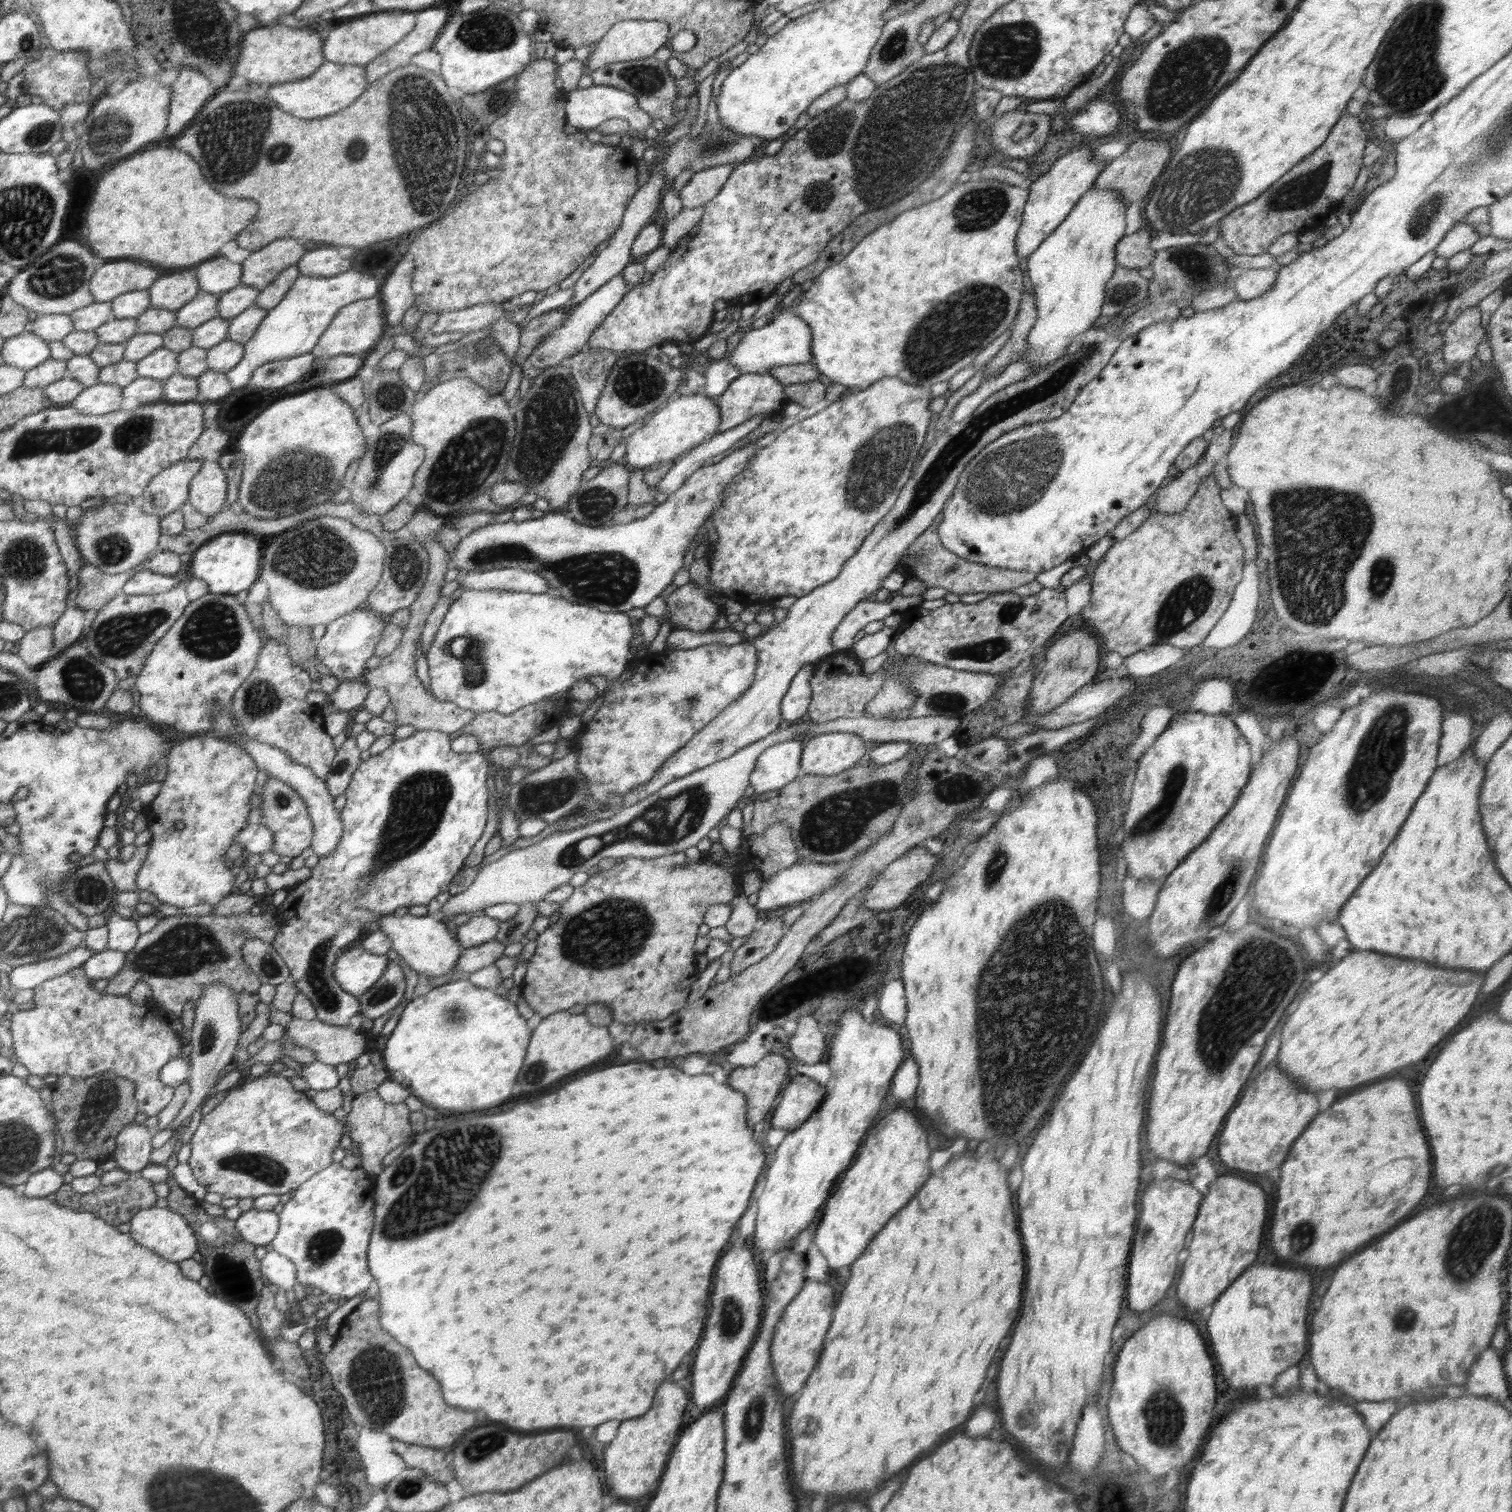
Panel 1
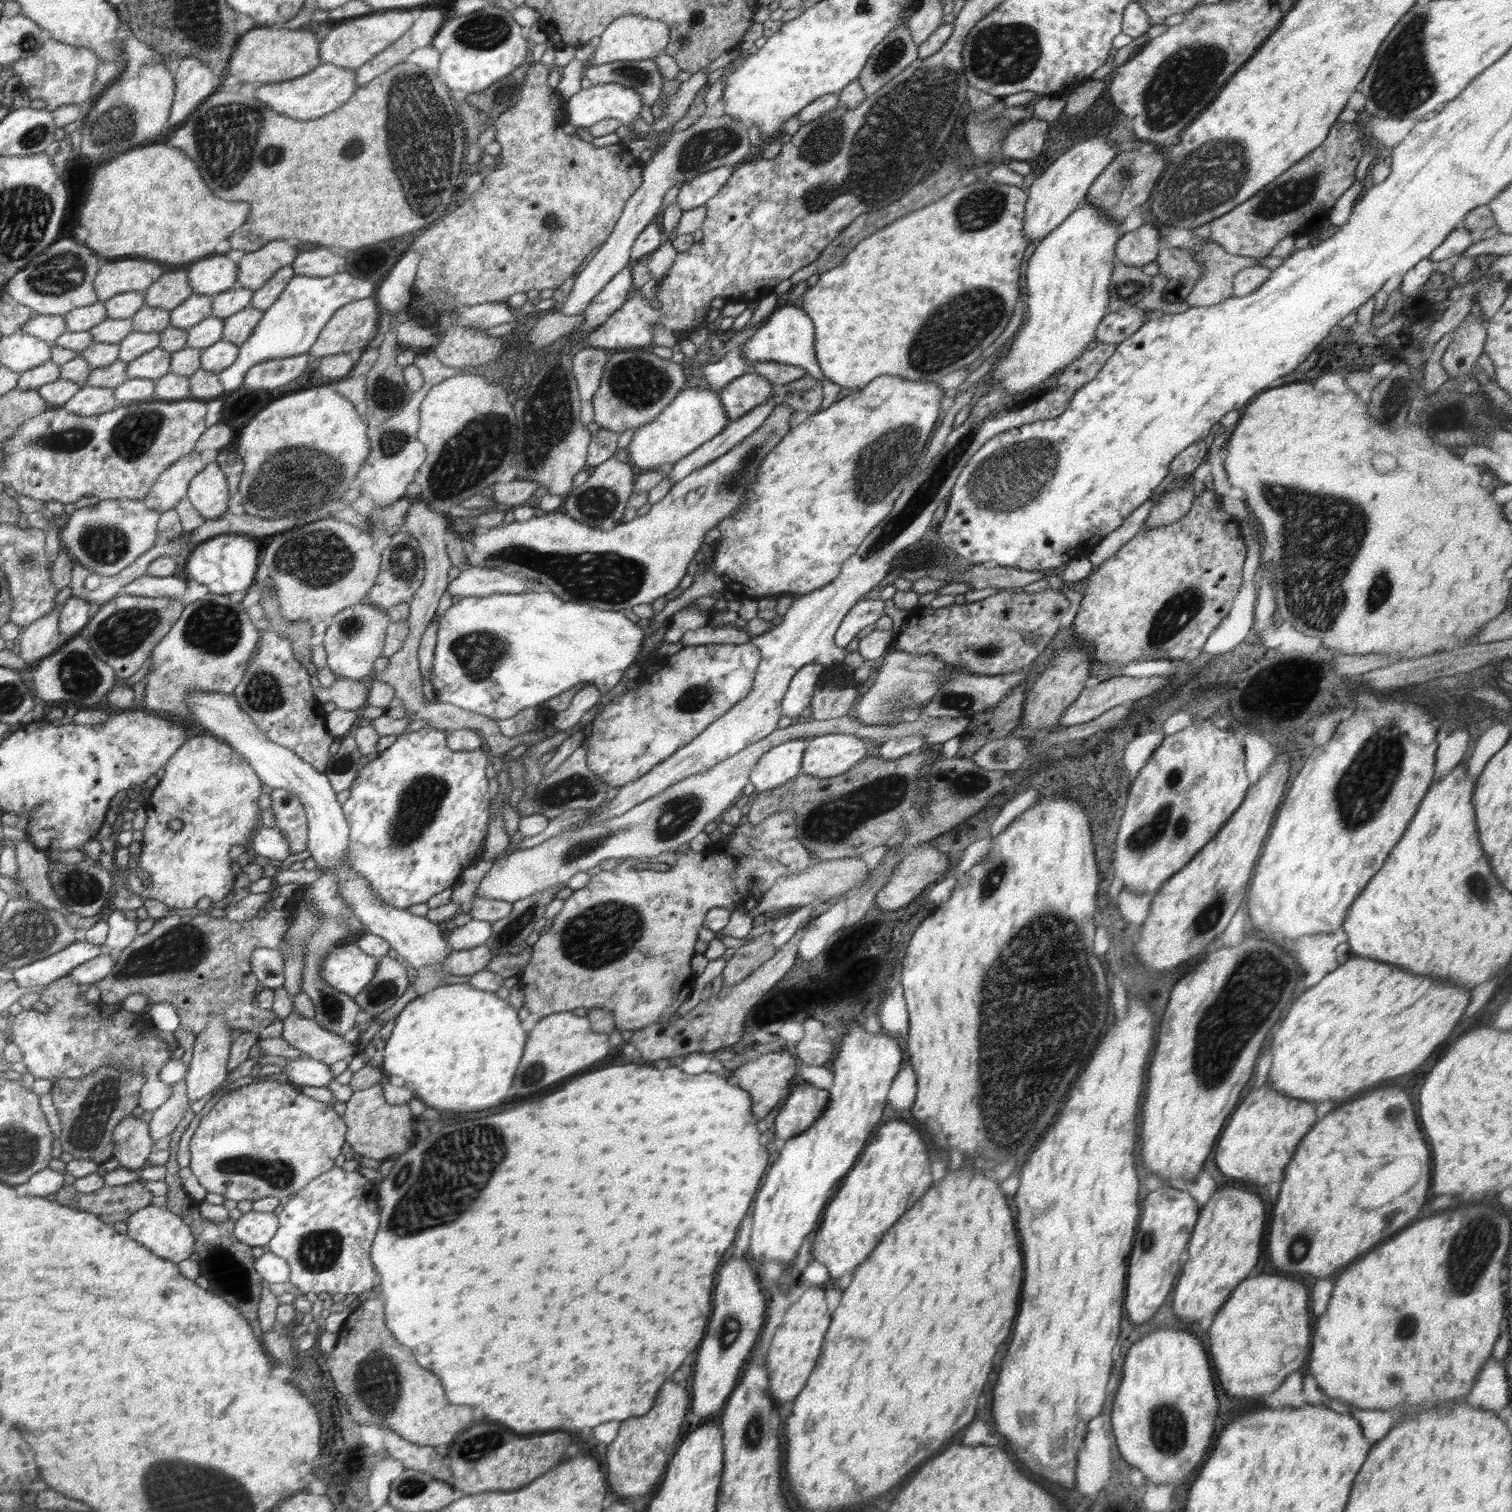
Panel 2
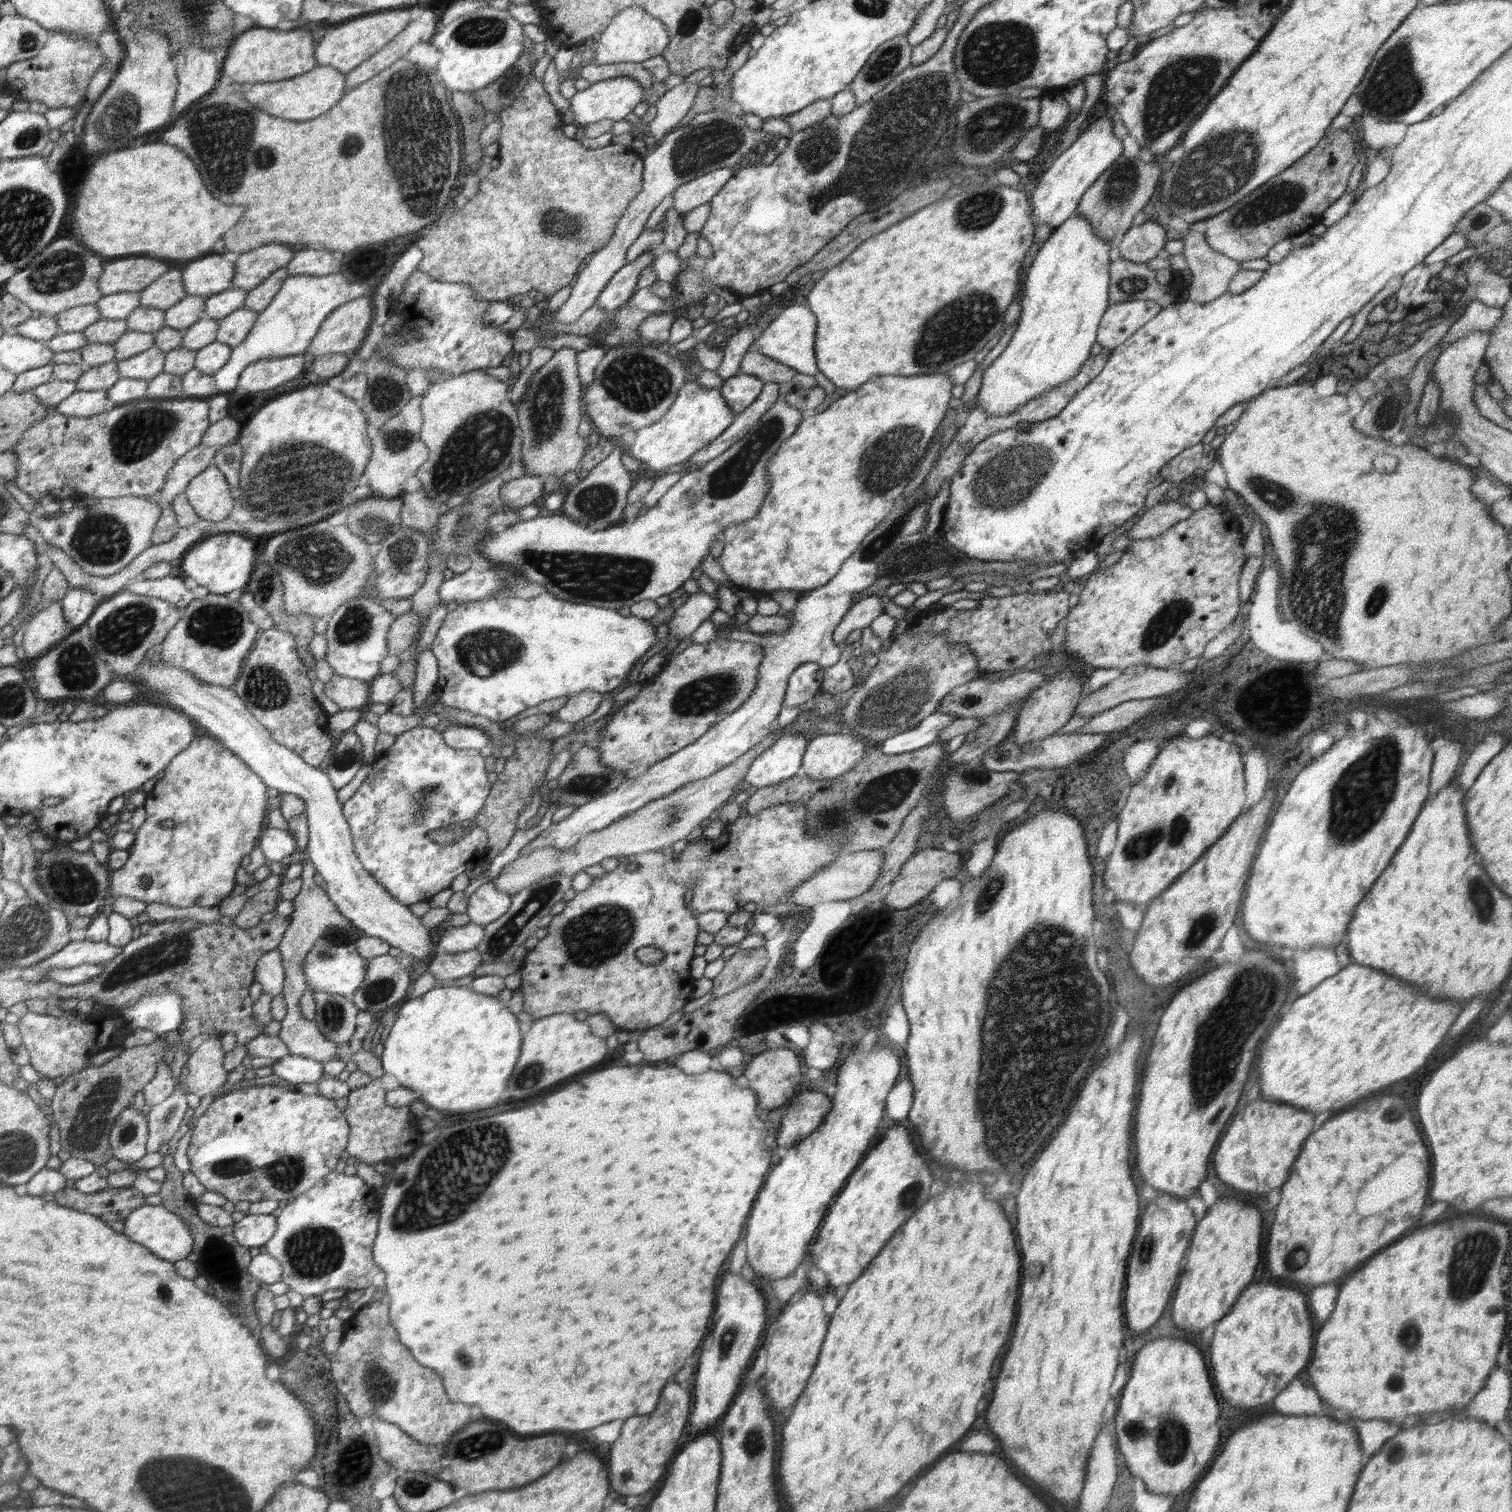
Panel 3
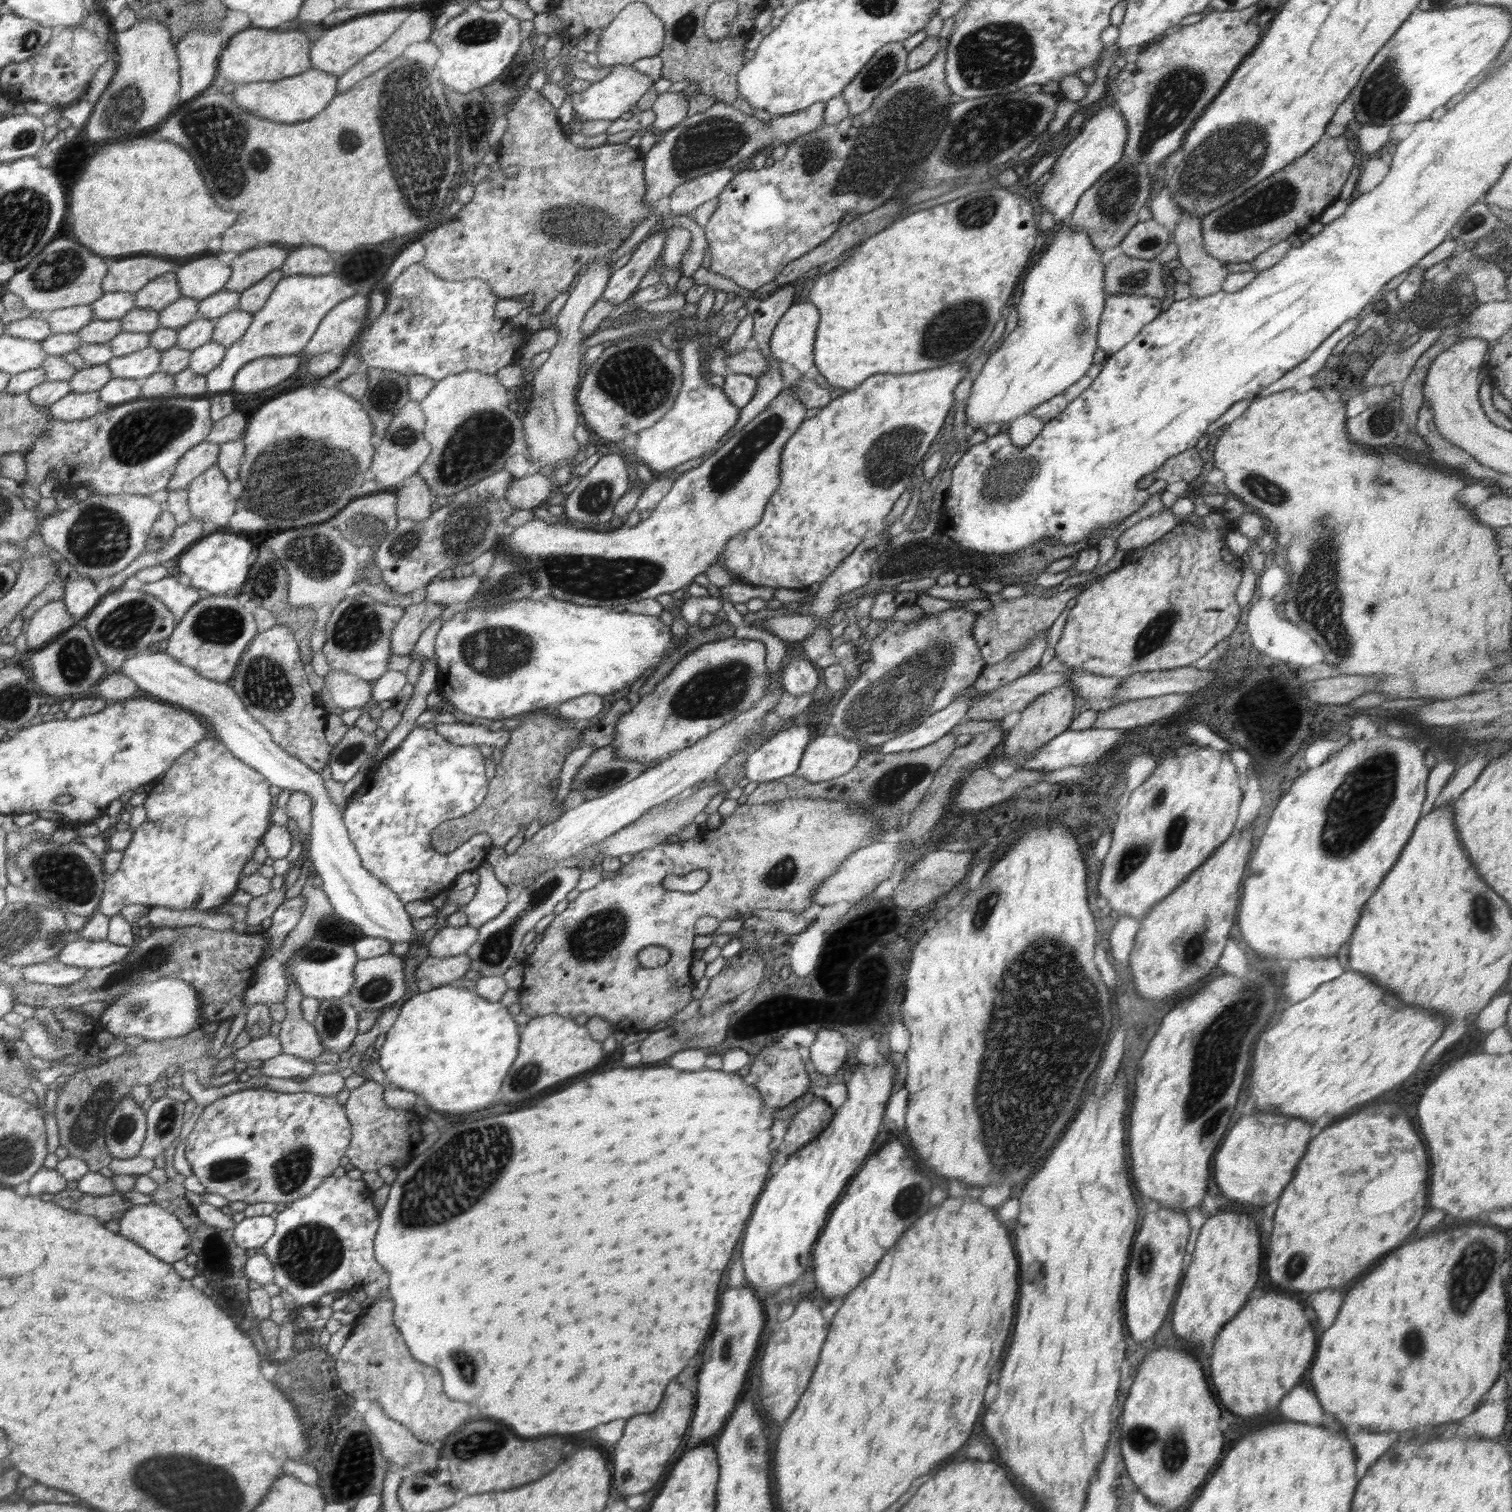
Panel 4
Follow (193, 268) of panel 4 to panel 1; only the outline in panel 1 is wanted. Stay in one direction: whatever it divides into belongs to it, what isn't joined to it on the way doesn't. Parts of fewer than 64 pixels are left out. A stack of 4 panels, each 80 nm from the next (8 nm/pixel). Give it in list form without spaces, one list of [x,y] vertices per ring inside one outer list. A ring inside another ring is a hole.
[[[220,257],[200,263],[194,271],[198,275],[200,291],[220,295],[240,284],[243,266]]]

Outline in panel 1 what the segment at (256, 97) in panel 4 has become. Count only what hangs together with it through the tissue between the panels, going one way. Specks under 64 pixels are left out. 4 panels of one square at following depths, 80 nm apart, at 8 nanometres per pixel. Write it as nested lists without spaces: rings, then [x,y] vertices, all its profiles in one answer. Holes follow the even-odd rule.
[[[324,62],[310,78],[284,84],[271,85],[267,98],[276,103],[282,111],[302,119],[317,119],[338,113],[363,96],[368,86],[368,70],[364,65],[340,65],[335,62]]]

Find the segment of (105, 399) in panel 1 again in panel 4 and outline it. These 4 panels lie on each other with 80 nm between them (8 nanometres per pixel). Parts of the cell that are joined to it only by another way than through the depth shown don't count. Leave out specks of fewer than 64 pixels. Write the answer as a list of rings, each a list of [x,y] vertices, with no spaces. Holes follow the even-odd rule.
[[[97,391],[78,393],[71,392],[51,404],[47,409],[50,418],[66,422],[81,421],[98,413],[99,396]]]

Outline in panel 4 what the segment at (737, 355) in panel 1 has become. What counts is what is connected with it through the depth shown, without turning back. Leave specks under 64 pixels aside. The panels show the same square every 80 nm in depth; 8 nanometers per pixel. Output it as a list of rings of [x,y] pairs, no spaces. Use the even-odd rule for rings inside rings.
[[[810,301],[793,303],[774,328],[768,352],[779,361],[793,364],[800,373],[805,373],[815,365],[814,343],[818,325],[816,306]]]

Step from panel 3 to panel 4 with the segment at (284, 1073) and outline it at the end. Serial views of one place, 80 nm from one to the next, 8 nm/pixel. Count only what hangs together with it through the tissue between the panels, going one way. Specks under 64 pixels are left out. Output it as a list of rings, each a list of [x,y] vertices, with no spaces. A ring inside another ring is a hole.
[[[280,1054],[276,1058],[266,1060],[262,1062],[260,1066],[260,1072],[264,1076],[272,1076],[272,1078],[299,1078],[303,1080],[314,1074],[316,1066],[310,1063],[310,1060],[304,1060],[302,1058]]]

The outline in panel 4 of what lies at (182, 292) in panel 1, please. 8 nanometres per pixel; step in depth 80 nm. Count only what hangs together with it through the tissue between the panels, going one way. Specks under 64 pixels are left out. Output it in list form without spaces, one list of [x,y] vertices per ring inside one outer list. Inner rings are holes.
[[[174,270],[171,273],[163,274],[162,277],[155,278],[133,295],[135,296],[135,308],[151,308],[161,311],[182,296],[178,274]]]

